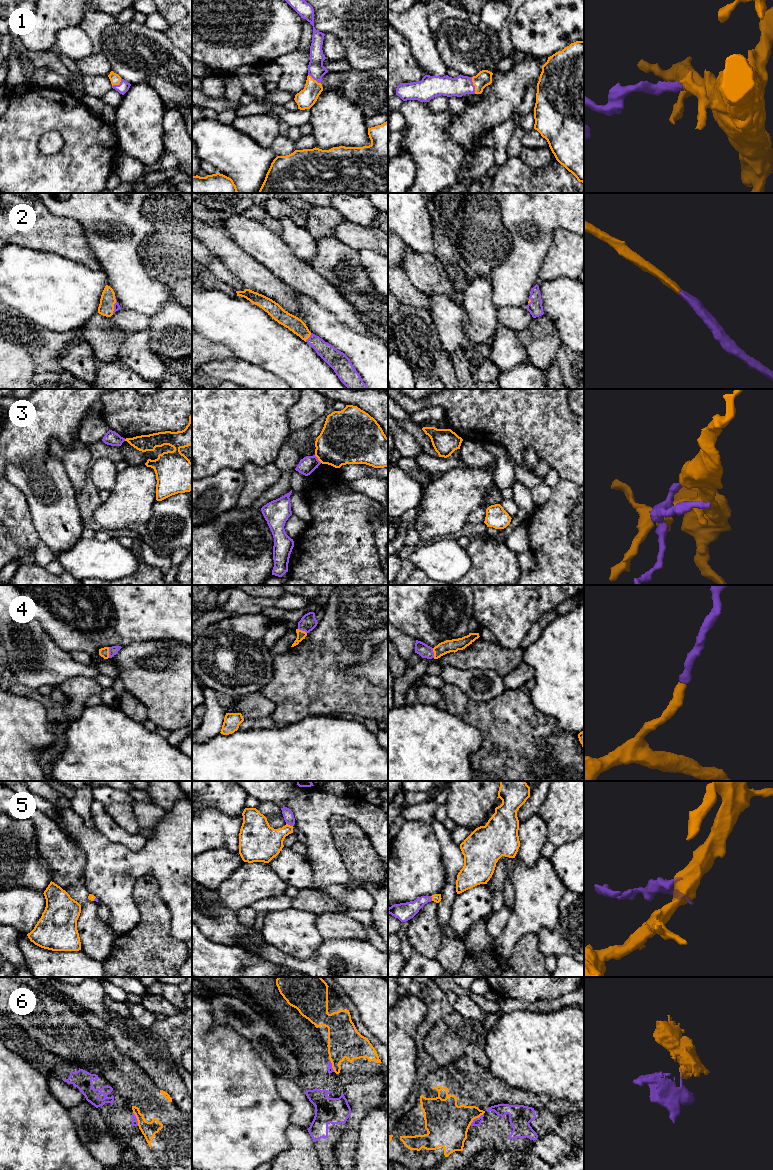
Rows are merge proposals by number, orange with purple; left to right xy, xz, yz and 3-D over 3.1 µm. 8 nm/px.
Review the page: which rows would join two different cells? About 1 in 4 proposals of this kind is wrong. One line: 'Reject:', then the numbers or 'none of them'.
Reject: 3, 6

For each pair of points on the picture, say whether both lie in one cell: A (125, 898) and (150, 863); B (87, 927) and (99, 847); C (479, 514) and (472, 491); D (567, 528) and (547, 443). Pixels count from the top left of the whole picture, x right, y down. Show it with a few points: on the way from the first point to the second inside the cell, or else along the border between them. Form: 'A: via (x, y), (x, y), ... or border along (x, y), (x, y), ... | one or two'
A: via (119, 884), (119, 873), (126, 866), (136, 864) | one
B: border along (84, 870), (84, 883), (89, 893) | two
C: border along (482, 506), (474, 509), (466, 519) | two
D: border along (560, 478), (566, 478), (573, 482) | two

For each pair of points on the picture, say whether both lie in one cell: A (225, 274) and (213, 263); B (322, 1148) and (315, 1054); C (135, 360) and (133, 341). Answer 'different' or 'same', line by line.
A: same
B: same
C: same

